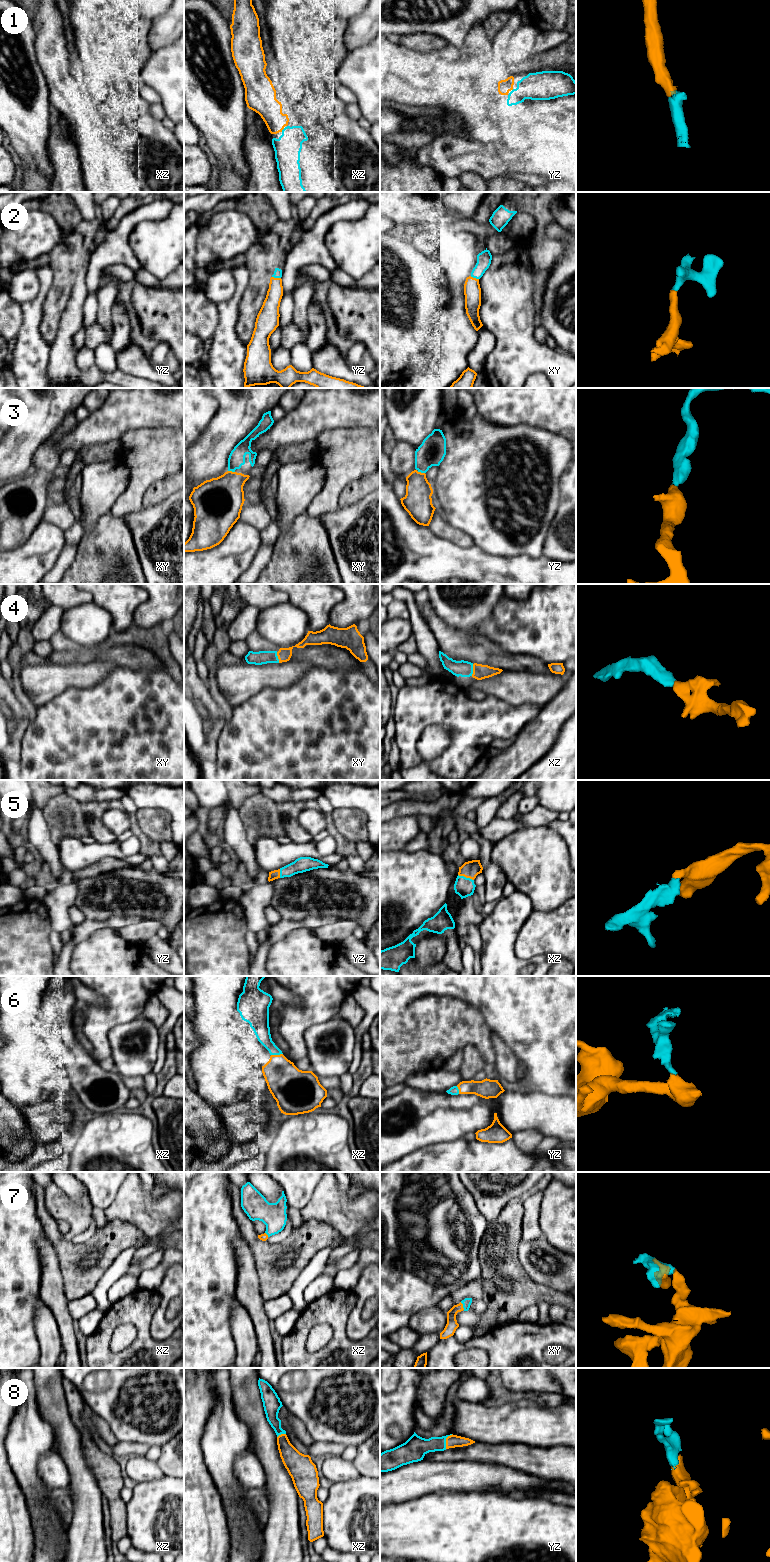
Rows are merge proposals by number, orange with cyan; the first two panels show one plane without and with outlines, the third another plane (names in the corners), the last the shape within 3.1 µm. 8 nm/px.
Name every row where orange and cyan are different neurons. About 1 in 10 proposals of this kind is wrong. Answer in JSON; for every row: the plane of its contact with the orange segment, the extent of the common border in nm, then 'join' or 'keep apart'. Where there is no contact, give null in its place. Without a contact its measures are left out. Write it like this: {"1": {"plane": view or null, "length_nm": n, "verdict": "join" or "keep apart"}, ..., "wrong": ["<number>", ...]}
{"1": {"plane": "xz", "length_nm": 40, "verdict": "join"}, "2": {"plane": "yz", "length_nm": 70, "verdict": "join"}, "3": {"plane": "yz", "length_nm": 80, "verdict": "join"}, "4": {"plane": "xz", "length_nm": 100, "verdict": "join"}, "5": {"plane": "xz", "length_nm": 140, "verdict": "join"}, "6": {"plane": "xz", "length_nm": 100, "verdict": "join"}, "7": {"plane": "xy", "length_nm": 70, "verdict": "join"}, "8": {"plane": "yz", "length_nm": 130, "verdict": "join"}, "wrong": []}

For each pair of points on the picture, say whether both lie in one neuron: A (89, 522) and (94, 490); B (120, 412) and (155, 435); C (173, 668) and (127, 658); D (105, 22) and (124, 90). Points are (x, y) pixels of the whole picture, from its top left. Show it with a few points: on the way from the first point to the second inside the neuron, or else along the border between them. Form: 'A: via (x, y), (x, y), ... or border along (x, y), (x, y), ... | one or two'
A: via (90, 514), (94, 498) | one
B: border along (167, 426), (133, 428), (122, 435) | two
C: border along (140, 646), (150, 648), (160, 659) | two
D: via (111, 39), (113, 41), (113, 73) | one

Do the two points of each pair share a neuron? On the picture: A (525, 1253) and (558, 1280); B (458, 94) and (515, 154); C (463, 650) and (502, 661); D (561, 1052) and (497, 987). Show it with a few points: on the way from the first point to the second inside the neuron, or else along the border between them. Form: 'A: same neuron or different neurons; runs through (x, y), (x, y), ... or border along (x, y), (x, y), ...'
A: same neuron; runs through (528, 1263), (540, 1273), (548, 1276)
B: same neuron; runs through (476, 111), (490, 125), (503, 128), (511, 136)
C: same neuron; runs through (473, 650), (481, 650), (492, 655)
D: same neuron; runs through (548, 1035), (512, 1004)

